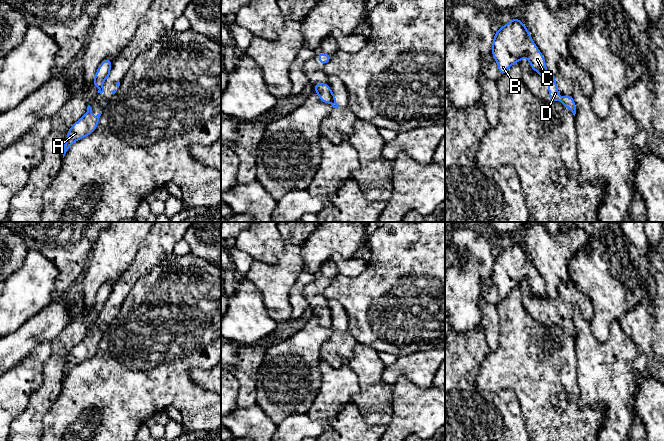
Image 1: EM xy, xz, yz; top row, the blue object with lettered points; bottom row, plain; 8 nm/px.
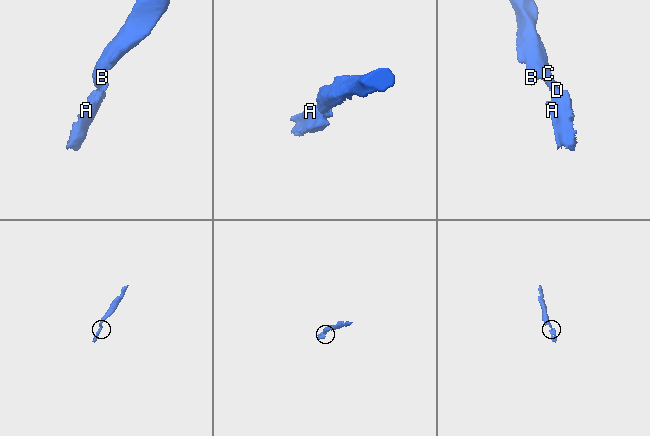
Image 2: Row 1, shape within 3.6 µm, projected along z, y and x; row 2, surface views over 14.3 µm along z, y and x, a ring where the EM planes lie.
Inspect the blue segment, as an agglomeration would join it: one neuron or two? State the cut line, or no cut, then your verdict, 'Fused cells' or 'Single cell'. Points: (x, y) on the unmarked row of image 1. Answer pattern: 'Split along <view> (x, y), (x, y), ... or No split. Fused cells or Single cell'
Split along xz (332, 317), (332, 323), (329, 326). Fused cells

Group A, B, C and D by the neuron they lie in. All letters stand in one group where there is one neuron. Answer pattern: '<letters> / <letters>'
A D / B C

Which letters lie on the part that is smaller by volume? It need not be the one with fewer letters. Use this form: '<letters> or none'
A, D

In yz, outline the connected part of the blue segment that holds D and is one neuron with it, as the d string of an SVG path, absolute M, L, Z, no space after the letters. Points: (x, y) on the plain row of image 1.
M550 297L540 298L540 301L547 303L547 309L549 311L547 317L551 319L551 321L547 325L548 326L560 325L575 340L576 330L575 330L574 321L565 319L560 323L559 322L559 314L556 310L556 307L557 307L556 301Z

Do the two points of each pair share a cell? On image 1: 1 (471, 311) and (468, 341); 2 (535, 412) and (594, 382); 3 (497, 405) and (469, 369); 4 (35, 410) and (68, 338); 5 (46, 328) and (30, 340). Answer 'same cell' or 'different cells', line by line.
1: different cells
2: different cells
3: same cell
4: same cell
5: same cell

